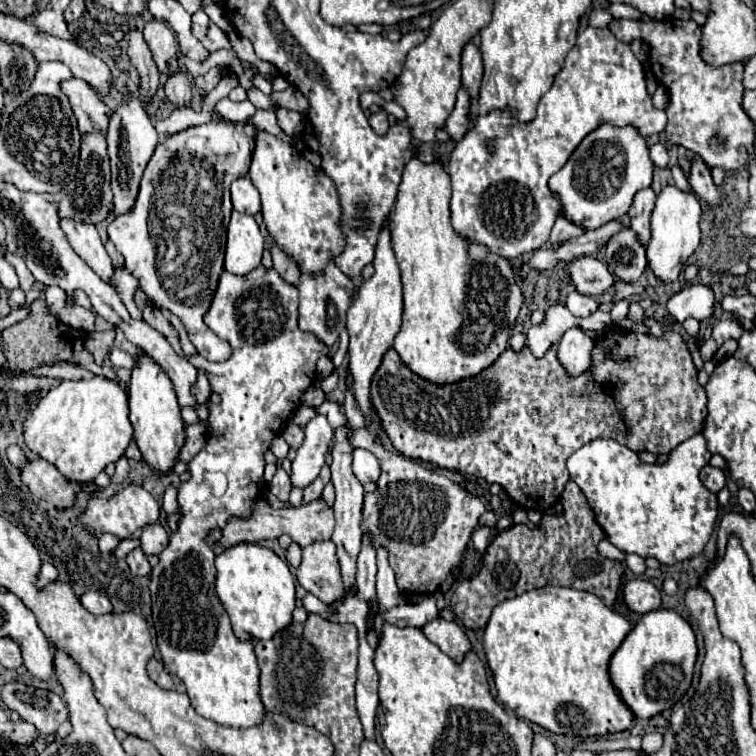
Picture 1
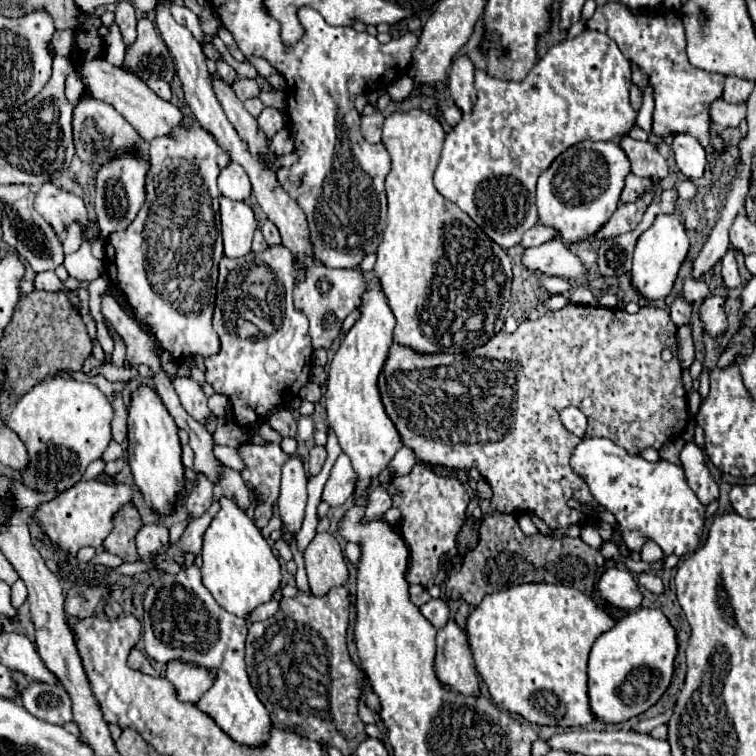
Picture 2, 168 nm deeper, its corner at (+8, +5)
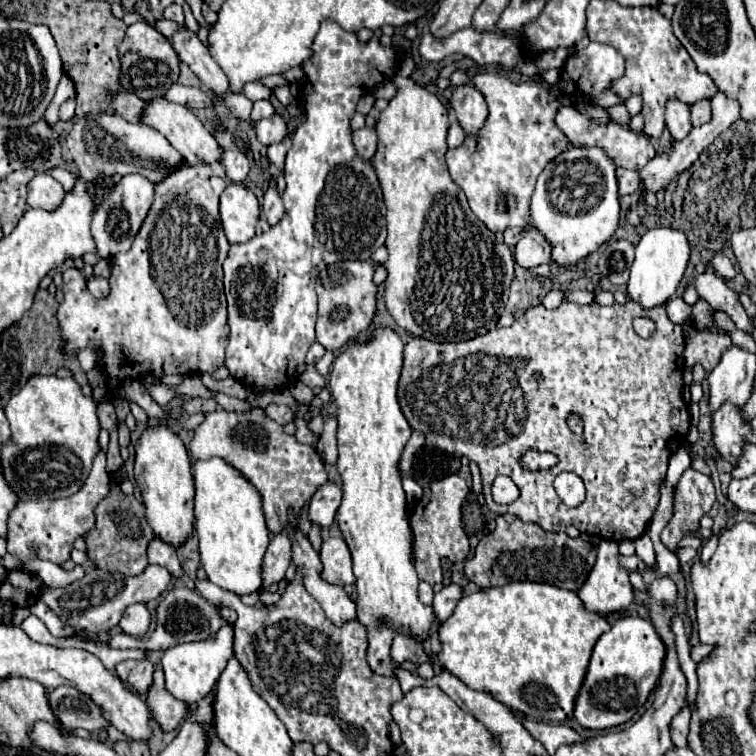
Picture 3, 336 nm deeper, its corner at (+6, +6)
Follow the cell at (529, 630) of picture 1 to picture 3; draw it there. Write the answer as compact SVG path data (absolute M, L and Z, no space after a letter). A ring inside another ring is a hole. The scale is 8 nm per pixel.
M531 581L507 583L503 587L479 589L459 599L453 615L439 623L441 651L437 659L467 687L489 693L513 711L523 711L539 721L565 721L573 717L575 695L585 679L593 645L607 629L609 623L599 613L587 611L575 591Z

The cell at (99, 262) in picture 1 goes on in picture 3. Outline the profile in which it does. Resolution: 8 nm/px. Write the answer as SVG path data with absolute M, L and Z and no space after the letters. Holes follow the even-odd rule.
M37 173L27 185L29 207L55 207L63 199L63 187L49 173Z

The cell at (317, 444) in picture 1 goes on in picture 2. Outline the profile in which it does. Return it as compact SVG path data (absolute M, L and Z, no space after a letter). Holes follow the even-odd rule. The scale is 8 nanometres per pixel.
M293 454L283 464L281 492L277 500L281 522L289 530L289 534L283 534L285 540L289 540L291 534L301 528L301 520L305 514L305 504L307 504L305 484L307 484L307 472L305 472L303 458L299 454Z

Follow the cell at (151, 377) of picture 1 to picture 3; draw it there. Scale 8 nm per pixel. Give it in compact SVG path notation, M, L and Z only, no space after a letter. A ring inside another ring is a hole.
M167 425L149 427L141 435L135 453L135 479L137 487L141 489L143 503L147 509L145 515L151 529L155 531L155 537L171 547L181 547L191 537L195 525L195 485L191 475L189 453L179 435L175 435Z

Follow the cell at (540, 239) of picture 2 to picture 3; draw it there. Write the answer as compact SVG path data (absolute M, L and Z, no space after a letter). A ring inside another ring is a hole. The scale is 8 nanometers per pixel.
M509 227L509 229L505 229L503 231L503 243L509 247L509 249L513 249L515 247L515 243L519 241L519 235L523 235L523 229L521 227Z

